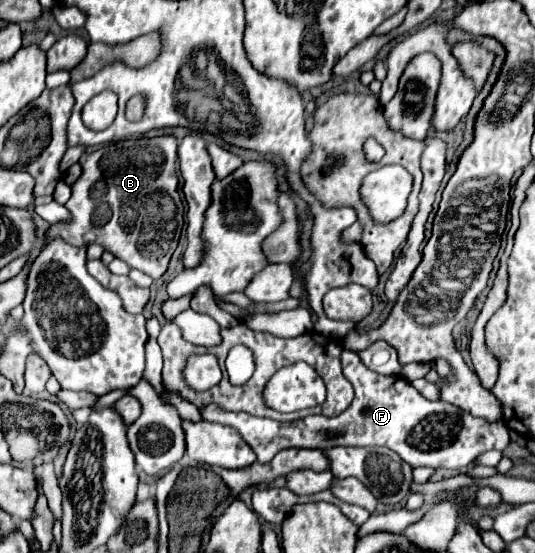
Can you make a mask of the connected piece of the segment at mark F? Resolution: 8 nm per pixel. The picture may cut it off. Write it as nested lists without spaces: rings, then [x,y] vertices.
[[[342,351],[344,377],[354,385],[356,397],[352,405],[338,417],[306,417],[292,423],[278,423],[272,419],[252,417],[250,413],[234,413],[222,409],[218,403],[210,403],[200,409],[206,421],[232,425],[254,449],[258,461],[270,461],[280,449],[304,447],[304,449],[330,449],[332,445],[368,447],[382,445],[396,451],[410,467],[468,467],[480,453],[498,449],[504,451],[510,443],[508,429],[502,419],[486,421],[464,413],[446,401],[424,399],[404,377],[378,375],[370,371],[356,351]]]

